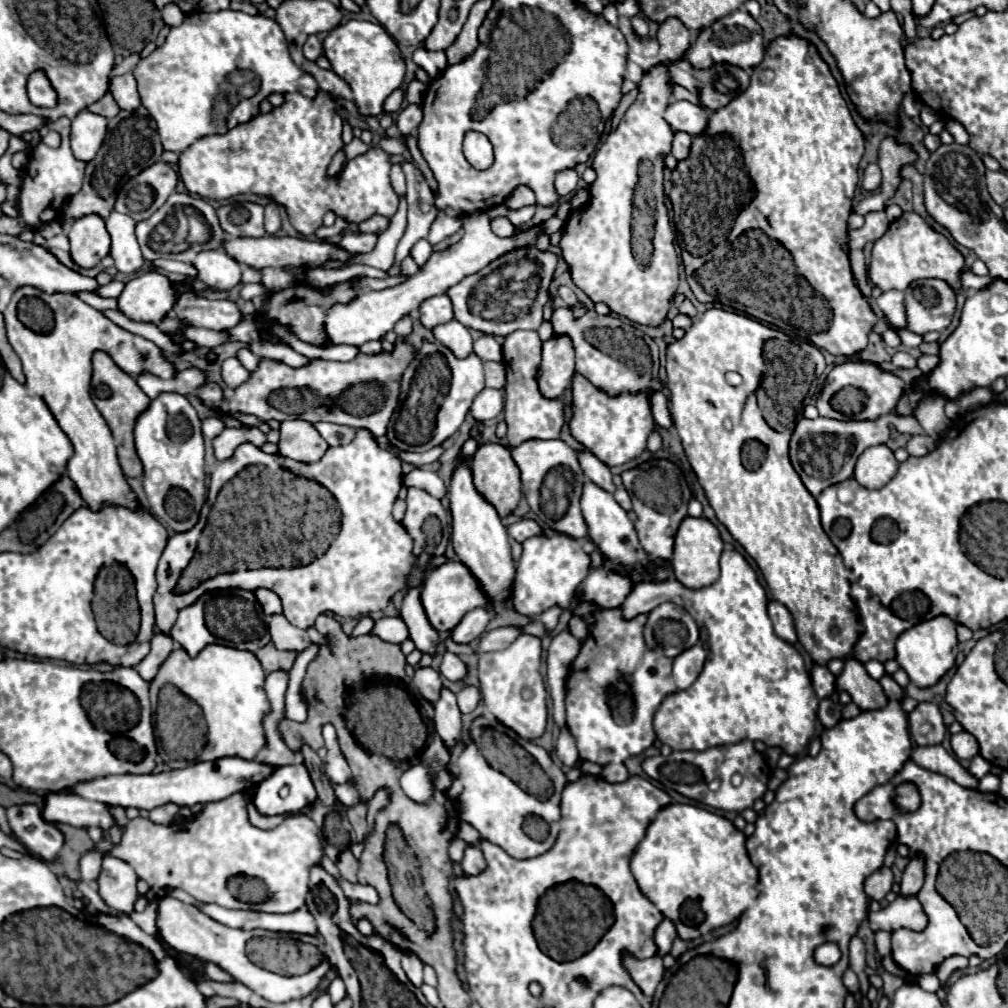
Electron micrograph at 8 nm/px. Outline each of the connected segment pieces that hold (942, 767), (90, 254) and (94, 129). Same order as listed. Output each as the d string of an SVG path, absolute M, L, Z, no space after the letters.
M935 745L935 747L915 747L913 753L911 753L911 761L915 761L919 767L925 767L929 771L935 771L935 773L941 773L941 775L953 779L961 787L977 789L977 785L979 785L979 779L975 775L971 775L941 745Z
M85 215L75 219L69 227L71 257L81 267L95 267L105 255L109 255L109 231L101 215Z
M79 111L77 117L71 121L71 149L73 155L81 161L91 161L103 139L105 139L105 131L107 131L107 119L91 113L91 111Z

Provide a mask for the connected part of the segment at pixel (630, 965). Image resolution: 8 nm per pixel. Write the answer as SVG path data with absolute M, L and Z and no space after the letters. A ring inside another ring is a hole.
M659 955L655 957L649 957L649 959L633 959L633 957L625 957L623 959L627 971L631 973L633 981L641 987L641 991L647 995L647 997L653 997L659 981L663 979L663 961Z

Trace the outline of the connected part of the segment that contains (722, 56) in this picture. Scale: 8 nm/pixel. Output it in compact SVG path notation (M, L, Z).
M737 9L737 11L717 19L707 29L703 29L699 33L697 41L687 51L685 59L695 69L711 67L711 63L731 63L731 65L737 65L741 69L753 69L753 67L757 67L761 63L763 55L765 55L765 45L763 45L761 25L745 9Z

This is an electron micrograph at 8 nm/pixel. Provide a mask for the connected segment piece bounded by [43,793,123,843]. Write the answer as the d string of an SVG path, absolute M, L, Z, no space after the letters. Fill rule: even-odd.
M49 793L45 797L43 819L49 823L67 823L73 827L101 827L109 833L113 843L119 843L123 827L111 815L109 805L87 801L79 795Z

